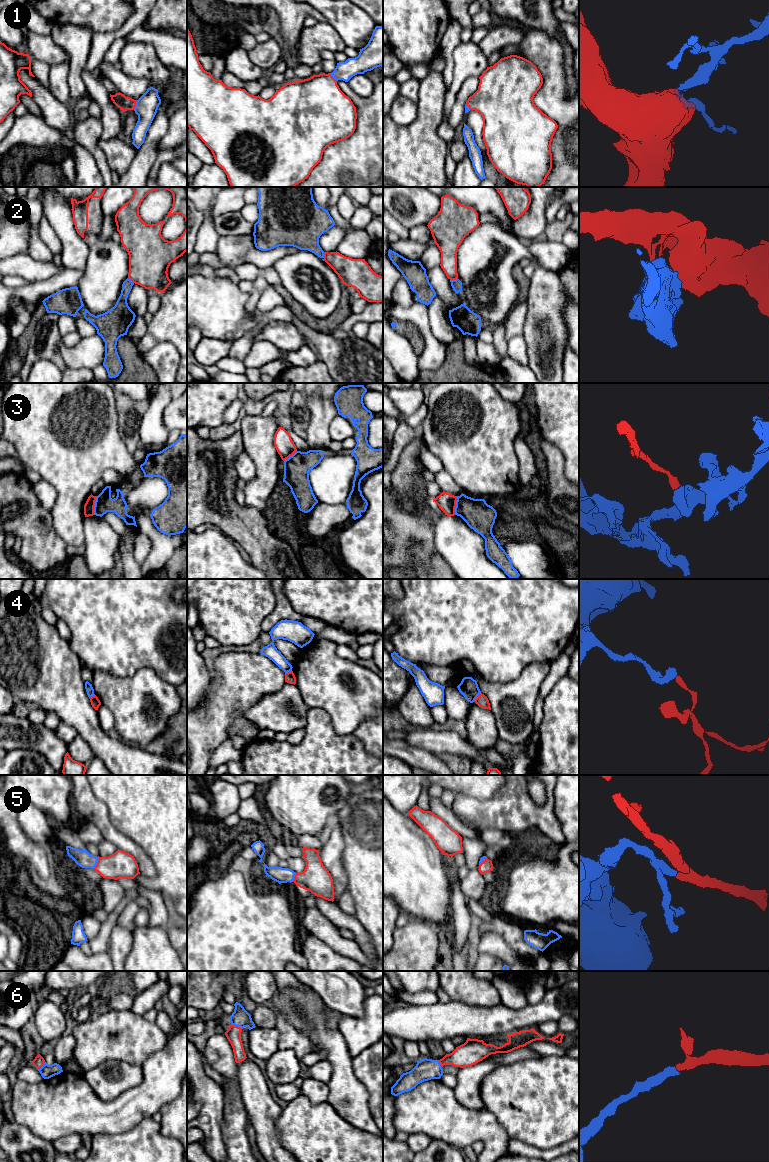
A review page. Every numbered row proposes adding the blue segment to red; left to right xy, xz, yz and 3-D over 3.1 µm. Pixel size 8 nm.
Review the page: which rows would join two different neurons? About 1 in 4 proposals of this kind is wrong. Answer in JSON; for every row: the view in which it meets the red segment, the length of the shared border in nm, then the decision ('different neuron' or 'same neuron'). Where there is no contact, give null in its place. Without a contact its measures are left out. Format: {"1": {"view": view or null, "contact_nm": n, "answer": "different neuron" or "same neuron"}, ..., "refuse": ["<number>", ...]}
{"1": {"view": "xy", "contact_nm": 90, "answer": "same neuron"}, "2": {"view": "yz", "contact_nm": 70, "answer": "different neuron"}, "3": {"view": "xy", "contact_nm": 150, "answer": "different neuron"}, "4": {"view": "yz", "contact_nm": 100, "answer": "different neuron"}, "5": {"view": "xy", "contact_nm": 110, "answer": "same neuron"}, "6": {"view": "xz", "contact_nm": 100, "answer": "same neuron"}, "refuse": ["2", "3", "4"]}

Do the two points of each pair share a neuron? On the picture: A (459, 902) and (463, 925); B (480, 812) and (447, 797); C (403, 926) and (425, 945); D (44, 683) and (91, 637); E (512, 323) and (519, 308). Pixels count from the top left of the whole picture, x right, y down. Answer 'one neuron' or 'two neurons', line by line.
A: one neuron
B: two neurons
C: one neuron
D: two neurons
E: one neuron

